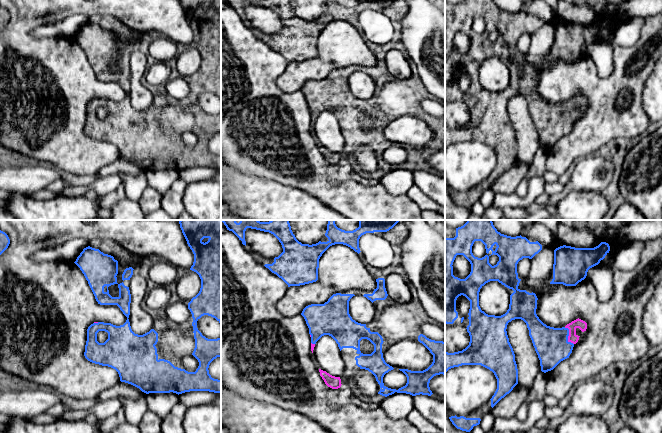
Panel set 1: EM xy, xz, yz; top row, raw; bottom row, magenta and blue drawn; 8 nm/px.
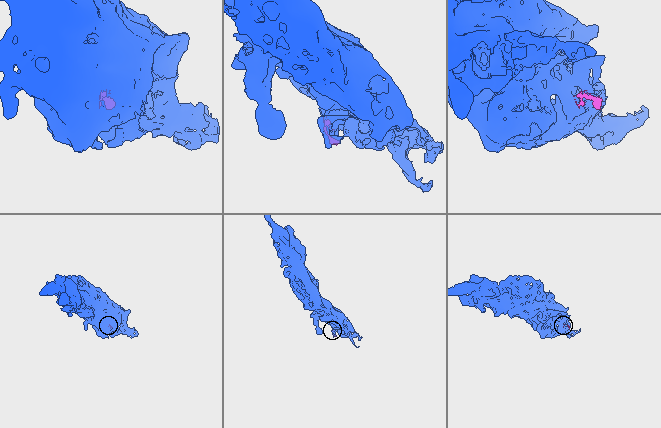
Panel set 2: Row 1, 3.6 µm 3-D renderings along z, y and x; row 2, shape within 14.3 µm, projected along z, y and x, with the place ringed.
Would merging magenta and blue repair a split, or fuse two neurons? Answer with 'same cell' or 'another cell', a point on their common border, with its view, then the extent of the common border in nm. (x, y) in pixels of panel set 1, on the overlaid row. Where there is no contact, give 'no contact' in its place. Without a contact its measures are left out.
same cell | yz (569, 335) | 160 nm

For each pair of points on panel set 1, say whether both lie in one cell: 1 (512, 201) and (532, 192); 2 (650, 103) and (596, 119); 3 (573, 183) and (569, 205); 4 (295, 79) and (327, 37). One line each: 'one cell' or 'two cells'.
1: one cell
2: two cells
3: two cells
4: one cell

